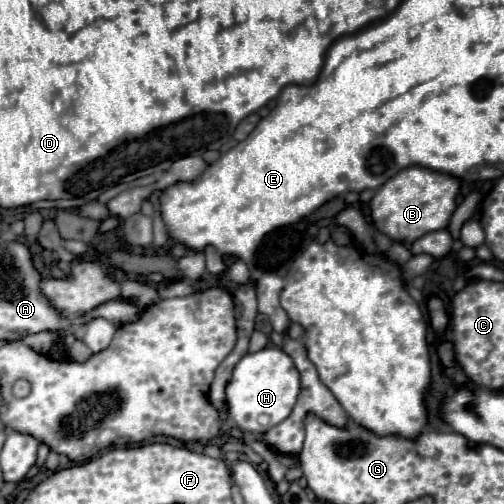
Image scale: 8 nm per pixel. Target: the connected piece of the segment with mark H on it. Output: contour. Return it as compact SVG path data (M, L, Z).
M266 346L260 352L254 354L246 354L234 368L232 372L232 380L226 386L226 400L228 400L228 418L244 432L256 432L256 434L264 434L266 430L270 430L272 426L280 424L282 420L286 420L286 416L290 416L296 400L298 400L298 392L300 392L300 376L298 370L294 368L292 358L278 346Z

